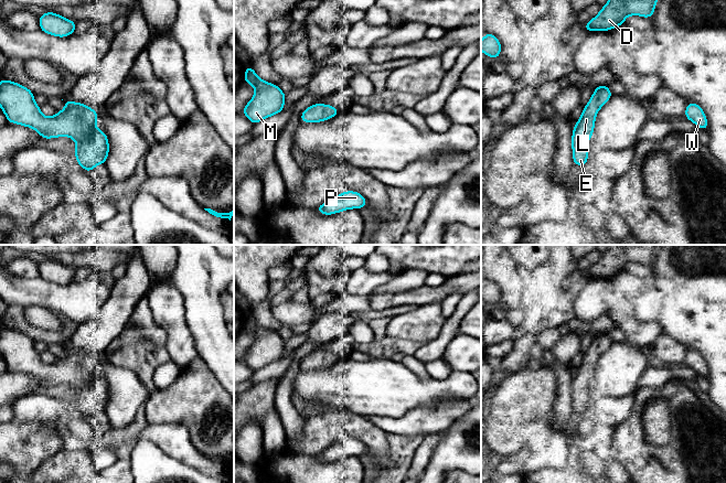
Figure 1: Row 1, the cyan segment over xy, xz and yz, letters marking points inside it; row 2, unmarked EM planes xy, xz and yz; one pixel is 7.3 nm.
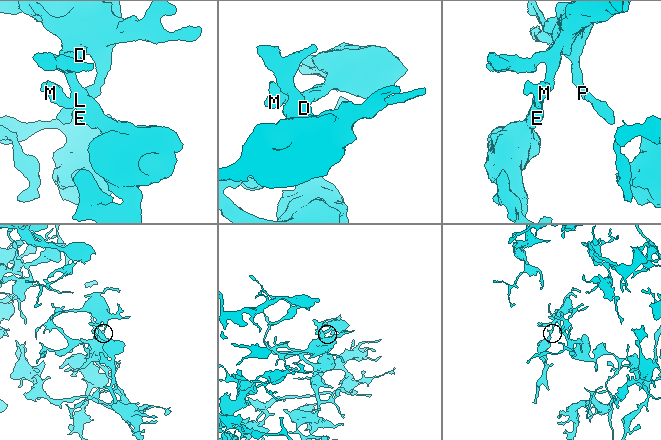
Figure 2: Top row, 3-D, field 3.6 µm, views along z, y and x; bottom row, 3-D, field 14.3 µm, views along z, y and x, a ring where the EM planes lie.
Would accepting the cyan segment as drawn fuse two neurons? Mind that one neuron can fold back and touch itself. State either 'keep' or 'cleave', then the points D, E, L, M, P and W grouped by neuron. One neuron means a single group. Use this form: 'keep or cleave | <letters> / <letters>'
keep | D E L M P W

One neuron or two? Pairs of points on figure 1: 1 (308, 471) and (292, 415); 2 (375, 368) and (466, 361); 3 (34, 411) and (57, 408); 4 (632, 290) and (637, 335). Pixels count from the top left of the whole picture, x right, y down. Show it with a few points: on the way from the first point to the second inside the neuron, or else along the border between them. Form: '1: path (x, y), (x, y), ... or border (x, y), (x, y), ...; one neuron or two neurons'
1: border (285, 449), (289, 453), (300, 453); two neurons
2: border (452, 369), (469, 372); two neurons
3: path (40, 408), (52, 408); one neuron
4: path (626, 301), (626, 321), (628, 324); one neuron

